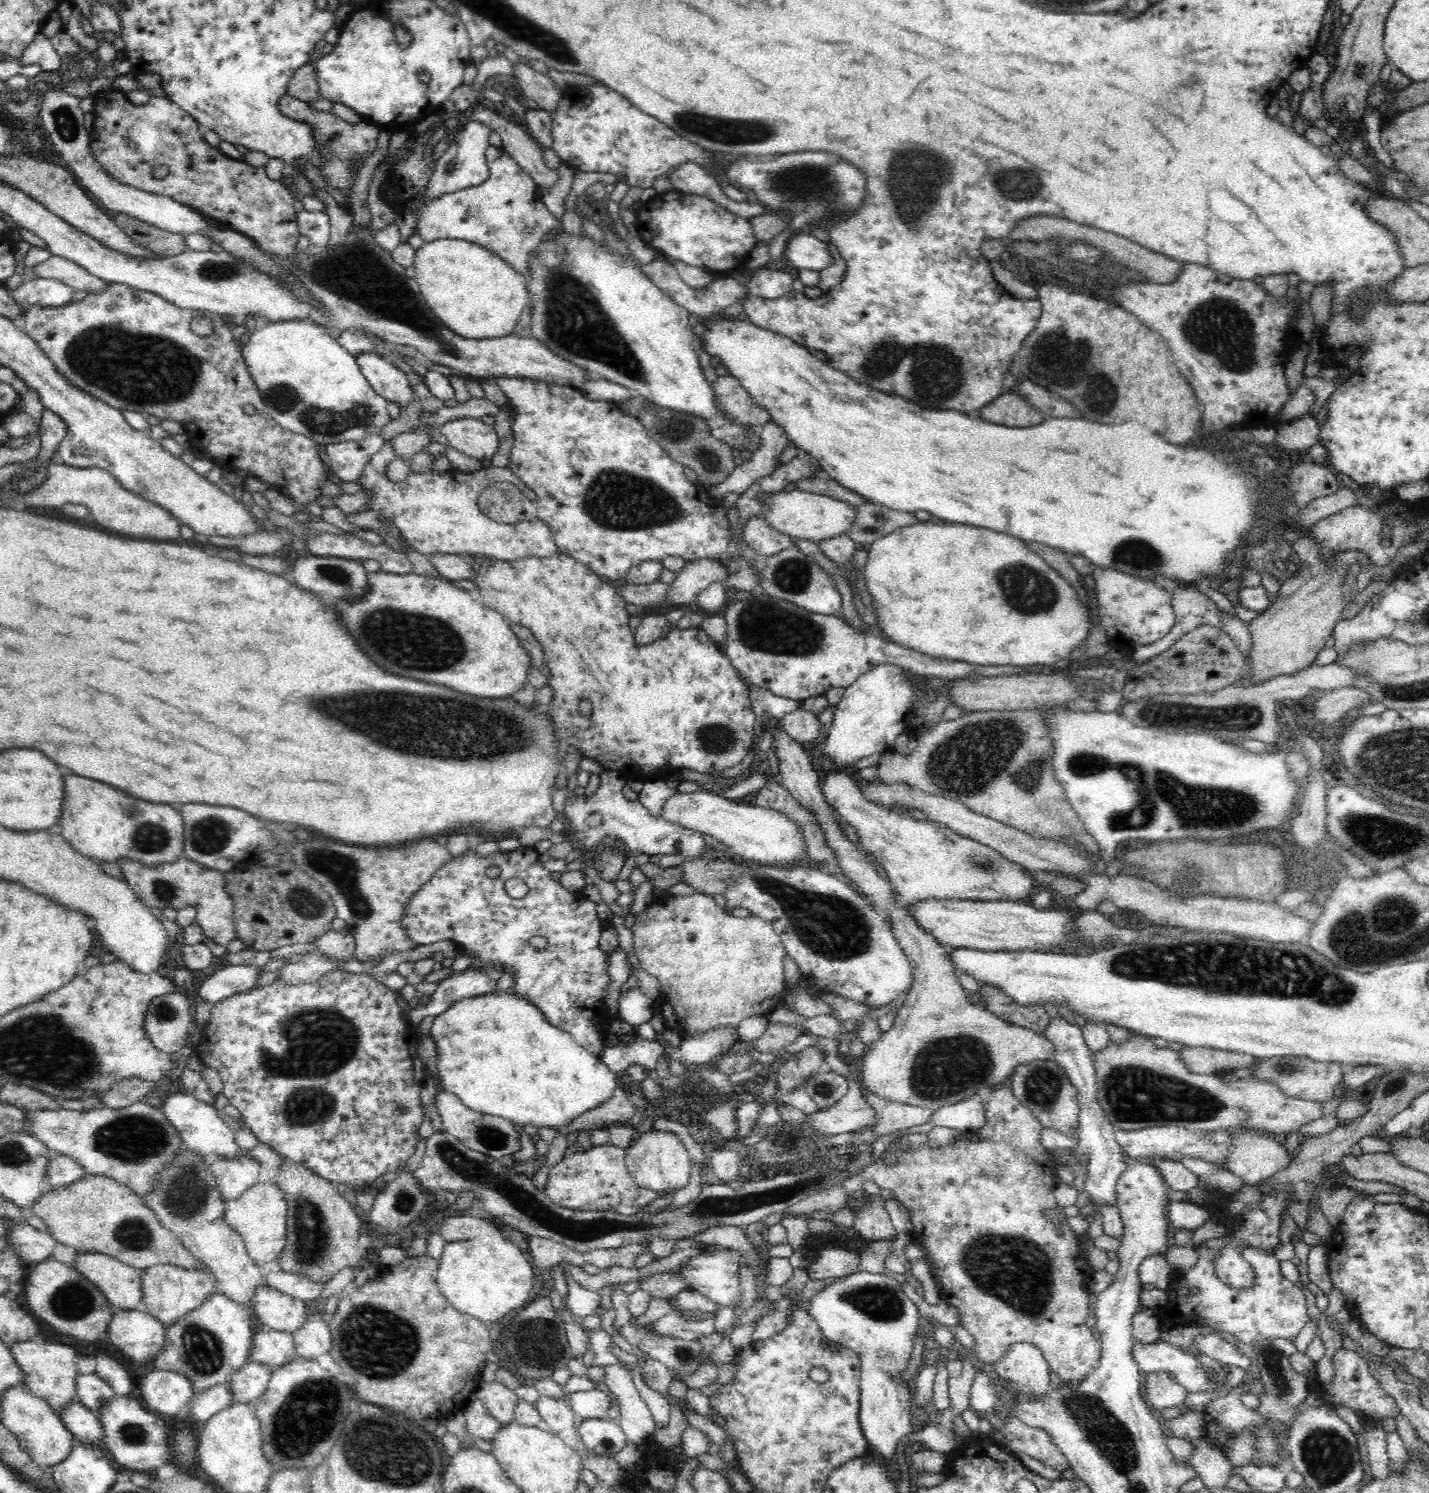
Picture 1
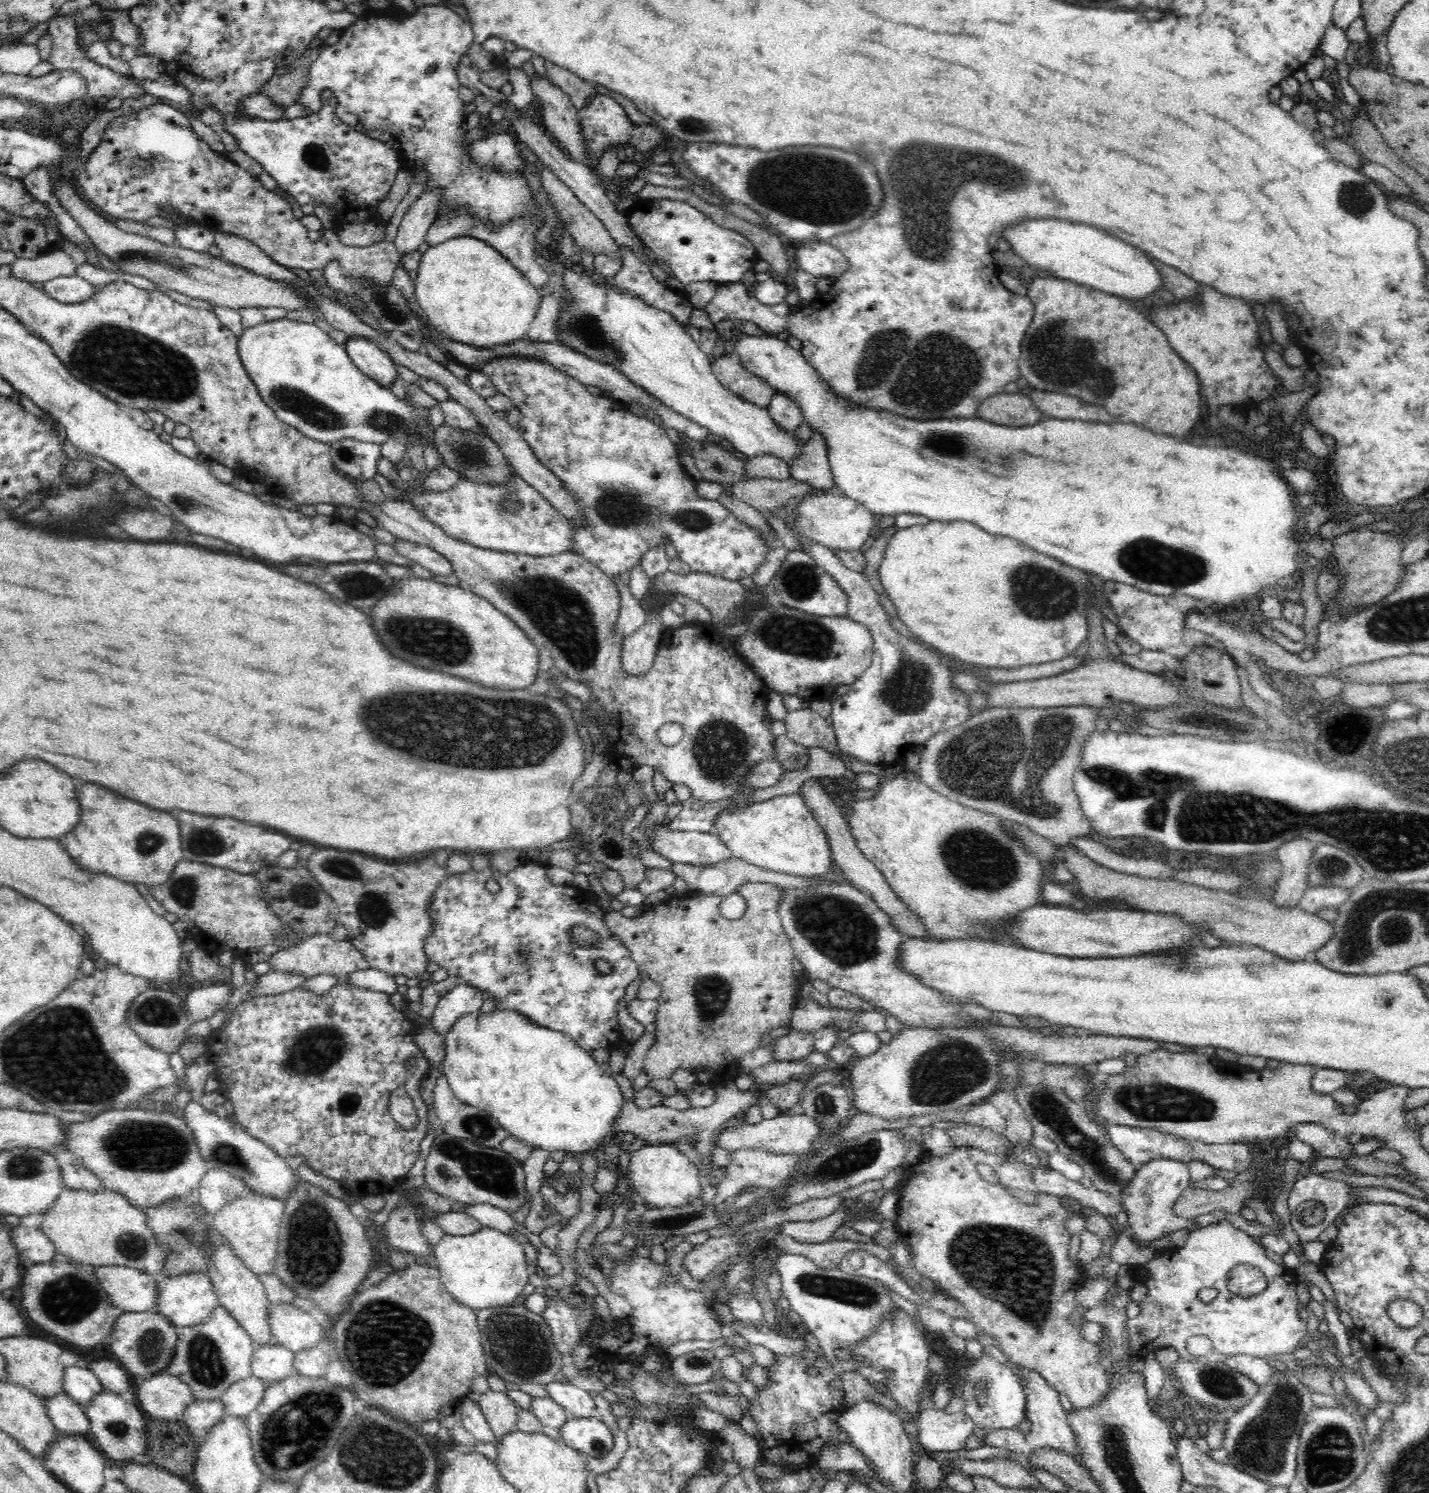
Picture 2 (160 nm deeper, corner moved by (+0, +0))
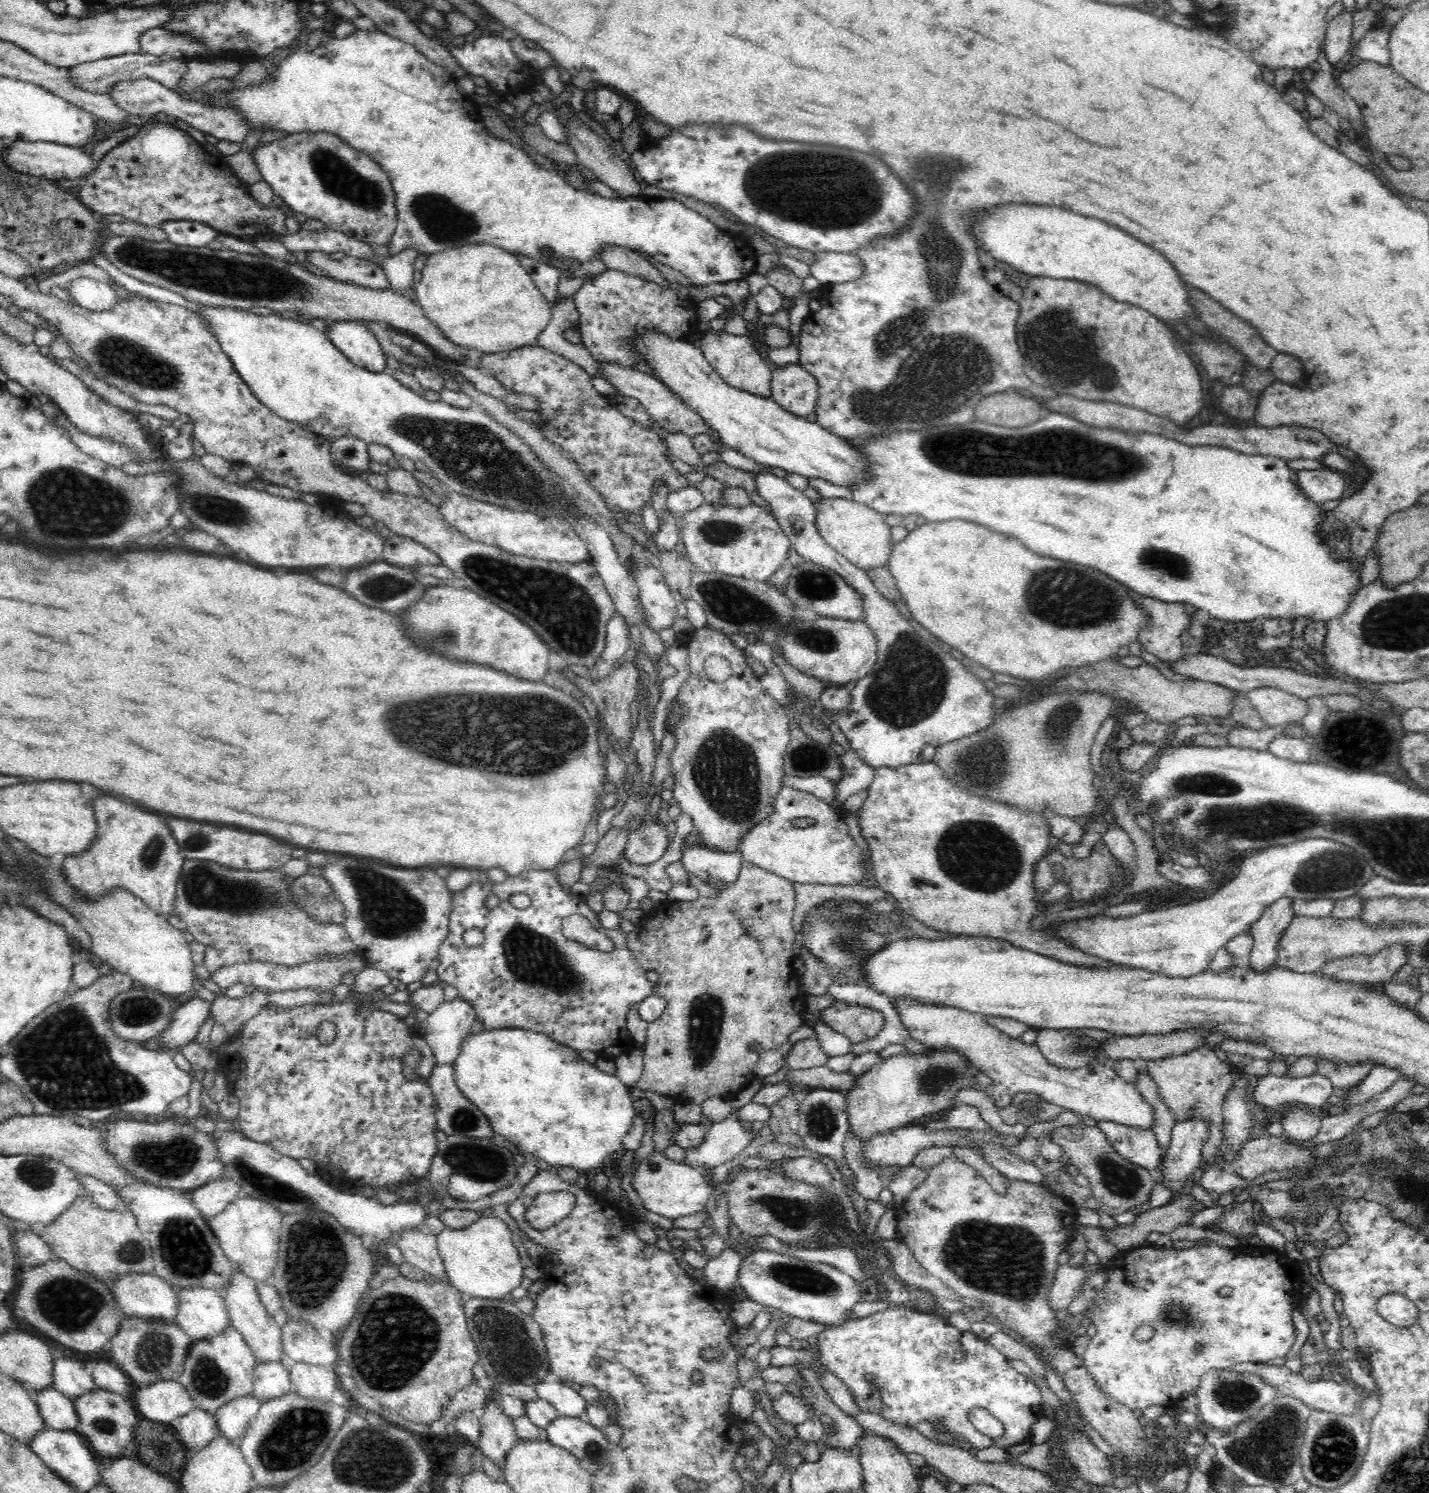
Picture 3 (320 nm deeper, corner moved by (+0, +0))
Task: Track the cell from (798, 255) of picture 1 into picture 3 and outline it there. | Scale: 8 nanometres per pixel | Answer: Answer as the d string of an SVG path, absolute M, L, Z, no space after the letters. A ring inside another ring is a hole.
M818 252L817 259L812 263L811 276L821 283L825 284L843 284L844 282L853 282L860 279L865 274L864 264L858 255L836 252Z

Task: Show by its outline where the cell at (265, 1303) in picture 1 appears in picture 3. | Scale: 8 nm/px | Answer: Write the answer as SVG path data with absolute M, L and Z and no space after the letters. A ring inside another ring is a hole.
M288 1319L282 1327L282 1352L292 1362L335 1369L339 1356L329 1336L316 1330L311 1322Z

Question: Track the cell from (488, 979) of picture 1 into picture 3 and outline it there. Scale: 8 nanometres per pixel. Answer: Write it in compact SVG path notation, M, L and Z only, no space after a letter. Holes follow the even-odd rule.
M456 997L453 1001L444 1001L436 1010L427 1014L426 1020L419 1022L418 1035L431 1046L438 1065L455 1064L460 1054L460 1046L464 1038L470 1034L470 1028L476 1020L474 1007L469 1002Z

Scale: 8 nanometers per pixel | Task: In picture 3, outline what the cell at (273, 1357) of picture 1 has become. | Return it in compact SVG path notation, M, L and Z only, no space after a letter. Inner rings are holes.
M278 1361L258 1362L254 1369L253 1395L262 1403L292 1391L290 1371Z

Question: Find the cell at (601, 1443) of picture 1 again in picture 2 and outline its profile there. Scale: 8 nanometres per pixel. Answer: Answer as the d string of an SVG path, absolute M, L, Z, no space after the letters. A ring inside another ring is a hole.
M597 1416L570 1417L560 1428L561 1440L568 1446L596 1458L608 1454L613 1447L611 1428Z

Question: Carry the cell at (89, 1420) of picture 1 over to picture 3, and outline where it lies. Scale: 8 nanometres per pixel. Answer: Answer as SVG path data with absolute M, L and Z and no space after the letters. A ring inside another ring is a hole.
M50 1386L48 1389L35 1392L33 1397L46 1427L72 1431L79 1426L73 1399L59 1390Z

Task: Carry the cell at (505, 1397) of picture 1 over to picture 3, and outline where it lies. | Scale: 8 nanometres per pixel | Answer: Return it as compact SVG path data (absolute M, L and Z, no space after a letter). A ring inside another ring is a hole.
M490 1399L484 1406L484 1413L480 1416L479 1423L478 1445L482 1455L503 1469L509 1450L512 1450L519 1440L513 1419L502 1412L498 1400Z

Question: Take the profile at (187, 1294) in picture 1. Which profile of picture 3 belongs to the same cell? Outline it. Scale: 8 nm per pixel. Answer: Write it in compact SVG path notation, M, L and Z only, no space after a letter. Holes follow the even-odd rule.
M207 1287L179 1290L176 1323L193 1341L220 1336L232 1325L223 1293Z

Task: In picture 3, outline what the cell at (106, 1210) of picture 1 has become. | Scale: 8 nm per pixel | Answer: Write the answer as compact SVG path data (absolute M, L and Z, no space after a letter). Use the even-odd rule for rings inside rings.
M81 1195L55 1222L42 1229L42 1240L50 1246L55 1257L102 1282L116 1281L128 1273L150 1273L155 1267L150 1242L142 1235L132 1212L123 1207L104 1210L90 1197Z

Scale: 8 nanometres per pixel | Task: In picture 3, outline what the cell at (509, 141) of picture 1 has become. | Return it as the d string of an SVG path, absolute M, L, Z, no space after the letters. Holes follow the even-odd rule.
M606 246L599 257L606 267L618 270L636 277L656 282L662 287L668 287L669 282L664 279L658 268L644 258L640 253L619 248L619 246Z

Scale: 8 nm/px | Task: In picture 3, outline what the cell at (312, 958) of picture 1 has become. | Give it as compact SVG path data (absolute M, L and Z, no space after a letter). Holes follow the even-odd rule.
M256 988L253 994L246 993L239 999L221 994L211 1002L209 1018L214 1023L220 1023L231 1040L246 1022L255 1018L266 1006L267 998L272 992Z

